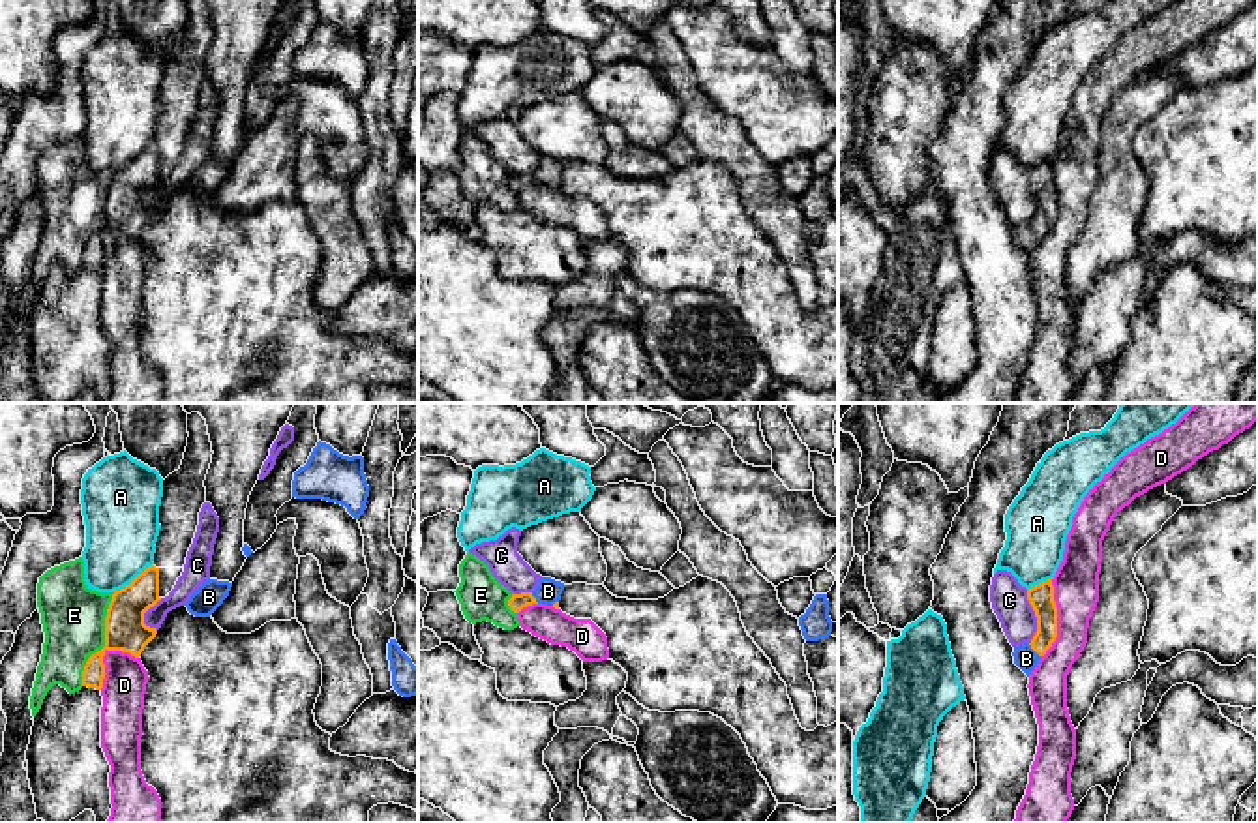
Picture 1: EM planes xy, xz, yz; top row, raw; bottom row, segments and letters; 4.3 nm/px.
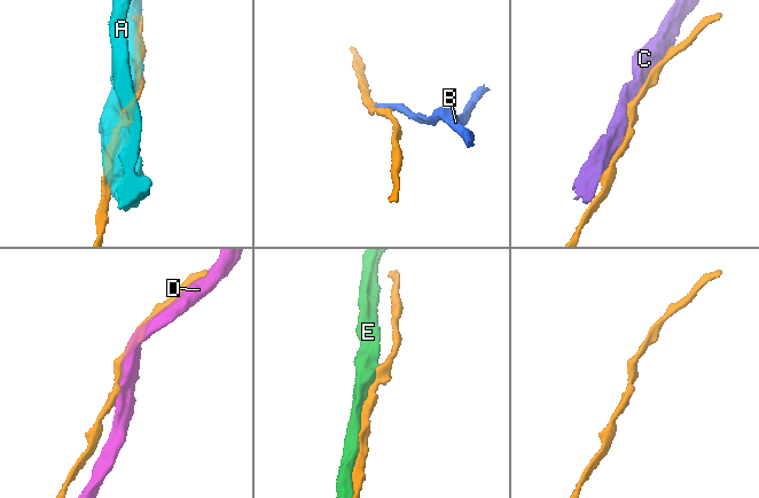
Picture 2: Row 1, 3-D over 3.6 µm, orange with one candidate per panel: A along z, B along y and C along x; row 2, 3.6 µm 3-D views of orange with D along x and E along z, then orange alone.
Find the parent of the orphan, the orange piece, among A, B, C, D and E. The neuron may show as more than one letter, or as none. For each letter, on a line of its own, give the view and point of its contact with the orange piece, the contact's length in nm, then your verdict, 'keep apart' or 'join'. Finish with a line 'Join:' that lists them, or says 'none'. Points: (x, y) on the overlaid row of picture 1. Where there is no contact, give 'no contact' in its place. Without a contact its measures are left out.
A: xy (134, 580) | 220 nm | keep apart
B: yz (1033, 649) | 80 nm | join
C: yz (1035, 615) | 240 nm | keep apart
D: yz (1056, 619) | 340 nm | keep apart
E: xy (105, 640) | 420 nm | keep apart
Join: B

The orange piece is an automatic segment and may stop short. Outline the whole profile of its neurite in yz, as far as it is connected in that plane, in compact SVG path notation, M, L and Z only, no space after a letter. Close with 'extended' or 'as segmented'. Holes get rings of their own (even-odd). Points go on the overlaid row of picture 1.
M1052 579L1027 591L1027 600L1037 617L1037 632L1029 643L1014 647L1014 664L1029 677L1039 660L1057 637L1057 607Z; extended

